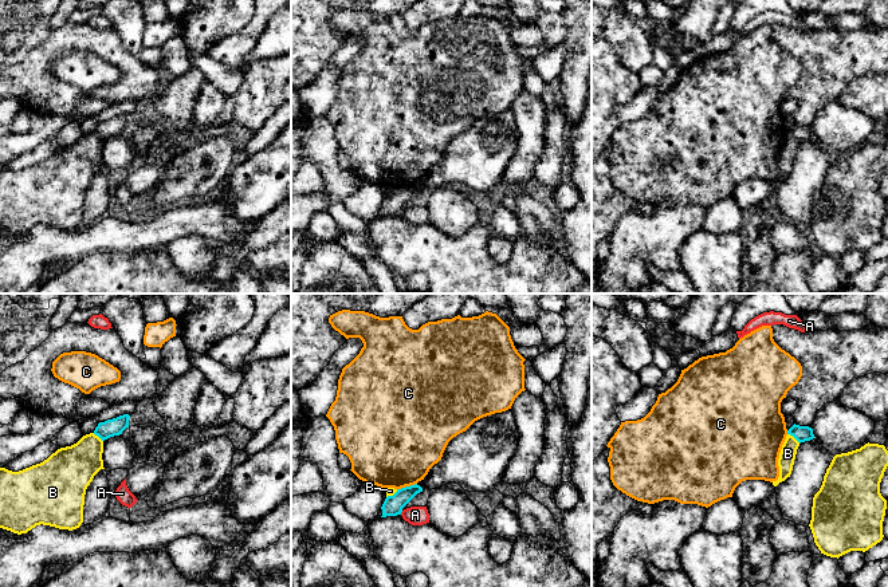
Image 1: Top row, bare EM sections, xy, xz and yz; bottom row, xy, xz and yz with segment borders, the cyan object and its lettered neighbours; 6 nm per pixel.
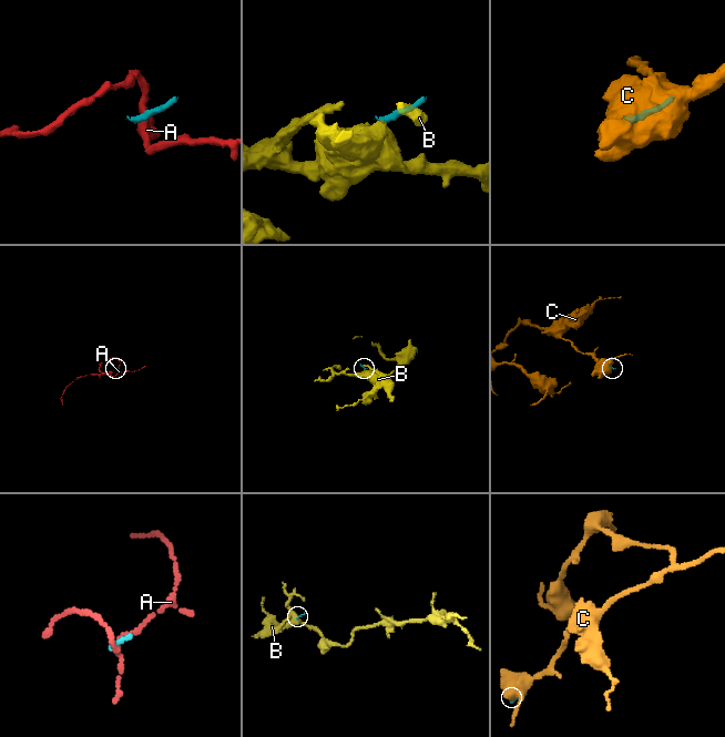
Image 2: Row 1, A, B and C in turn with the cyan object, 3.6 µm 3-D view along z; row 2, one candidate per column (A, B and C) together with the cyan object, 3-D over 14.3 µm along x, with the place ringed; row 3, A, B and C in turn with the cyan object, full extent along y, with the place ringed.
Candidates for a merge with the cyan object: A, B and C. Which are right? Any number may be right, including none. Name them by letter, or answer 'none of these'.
none of these

